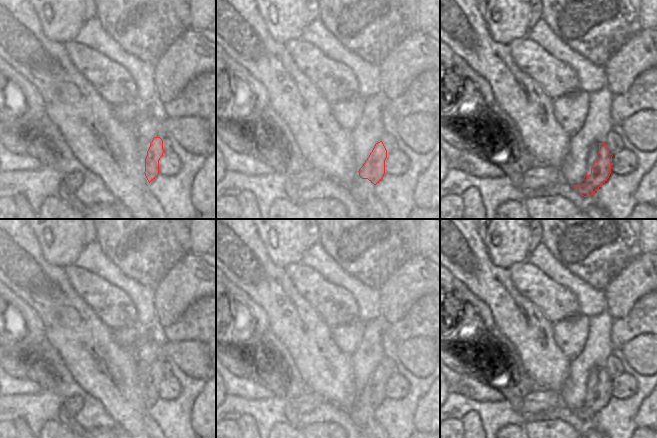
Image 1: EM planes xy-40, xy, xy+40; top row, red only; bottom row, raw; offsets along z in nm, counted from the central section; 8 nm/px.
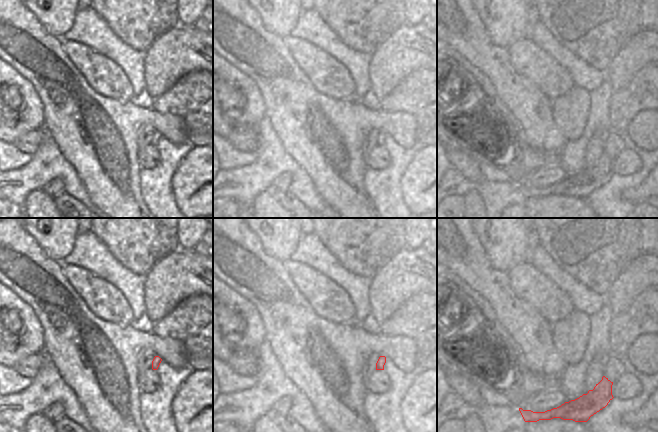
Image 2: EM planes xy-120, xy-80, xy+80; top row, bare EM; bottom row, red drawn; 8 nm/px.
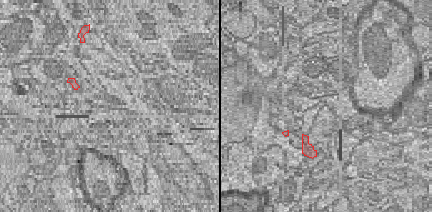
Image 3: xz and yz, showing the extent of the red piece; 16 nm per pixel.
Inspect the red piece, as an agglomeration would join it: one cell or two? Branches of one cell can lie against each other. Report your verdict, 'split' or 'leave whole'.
split

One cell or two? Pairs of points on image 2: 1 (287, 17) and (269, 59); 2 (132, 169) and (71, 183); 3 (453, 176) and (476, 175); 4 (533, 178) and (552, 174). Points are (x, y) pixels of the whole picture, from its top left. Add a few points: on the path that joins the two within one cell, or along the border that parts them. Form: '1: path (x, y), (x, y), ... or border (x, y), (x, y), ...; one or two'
1: border (262, 20), (273, 33), (283, 38); two
2: border (67, 161), (73, 167), (91, 202); two
3: border (450, 165), (473, 181), (483, 180); two
4: path (538, 178), (547, 175); one

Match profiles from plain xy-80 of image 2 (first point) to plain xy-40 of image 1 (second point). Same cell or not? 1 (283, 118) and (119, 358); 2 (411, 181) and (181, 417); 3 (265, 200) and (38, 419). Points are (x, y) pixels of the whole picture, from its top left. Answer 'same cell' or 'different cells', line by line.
1: same cell
2: different cells
3: different cells

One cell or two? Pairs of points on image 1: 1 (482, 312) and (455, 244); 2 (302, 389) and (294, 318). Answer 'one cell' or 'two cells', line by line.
1: two cells
2: two cells

